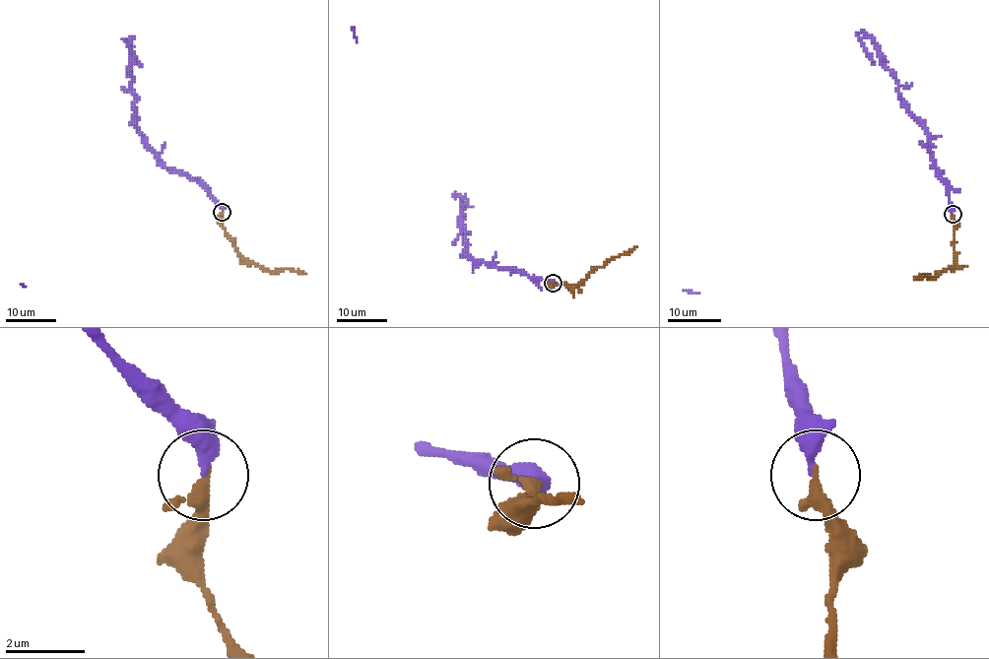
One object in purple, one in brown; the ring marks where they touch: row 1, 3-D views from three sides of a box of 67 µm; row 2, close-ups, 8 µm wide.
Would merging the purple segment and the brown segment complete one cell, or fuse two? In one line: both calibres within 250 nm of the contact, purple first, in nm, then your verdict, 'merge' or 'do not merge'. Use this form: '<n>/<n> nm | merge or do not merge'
320/240 nm | merge

